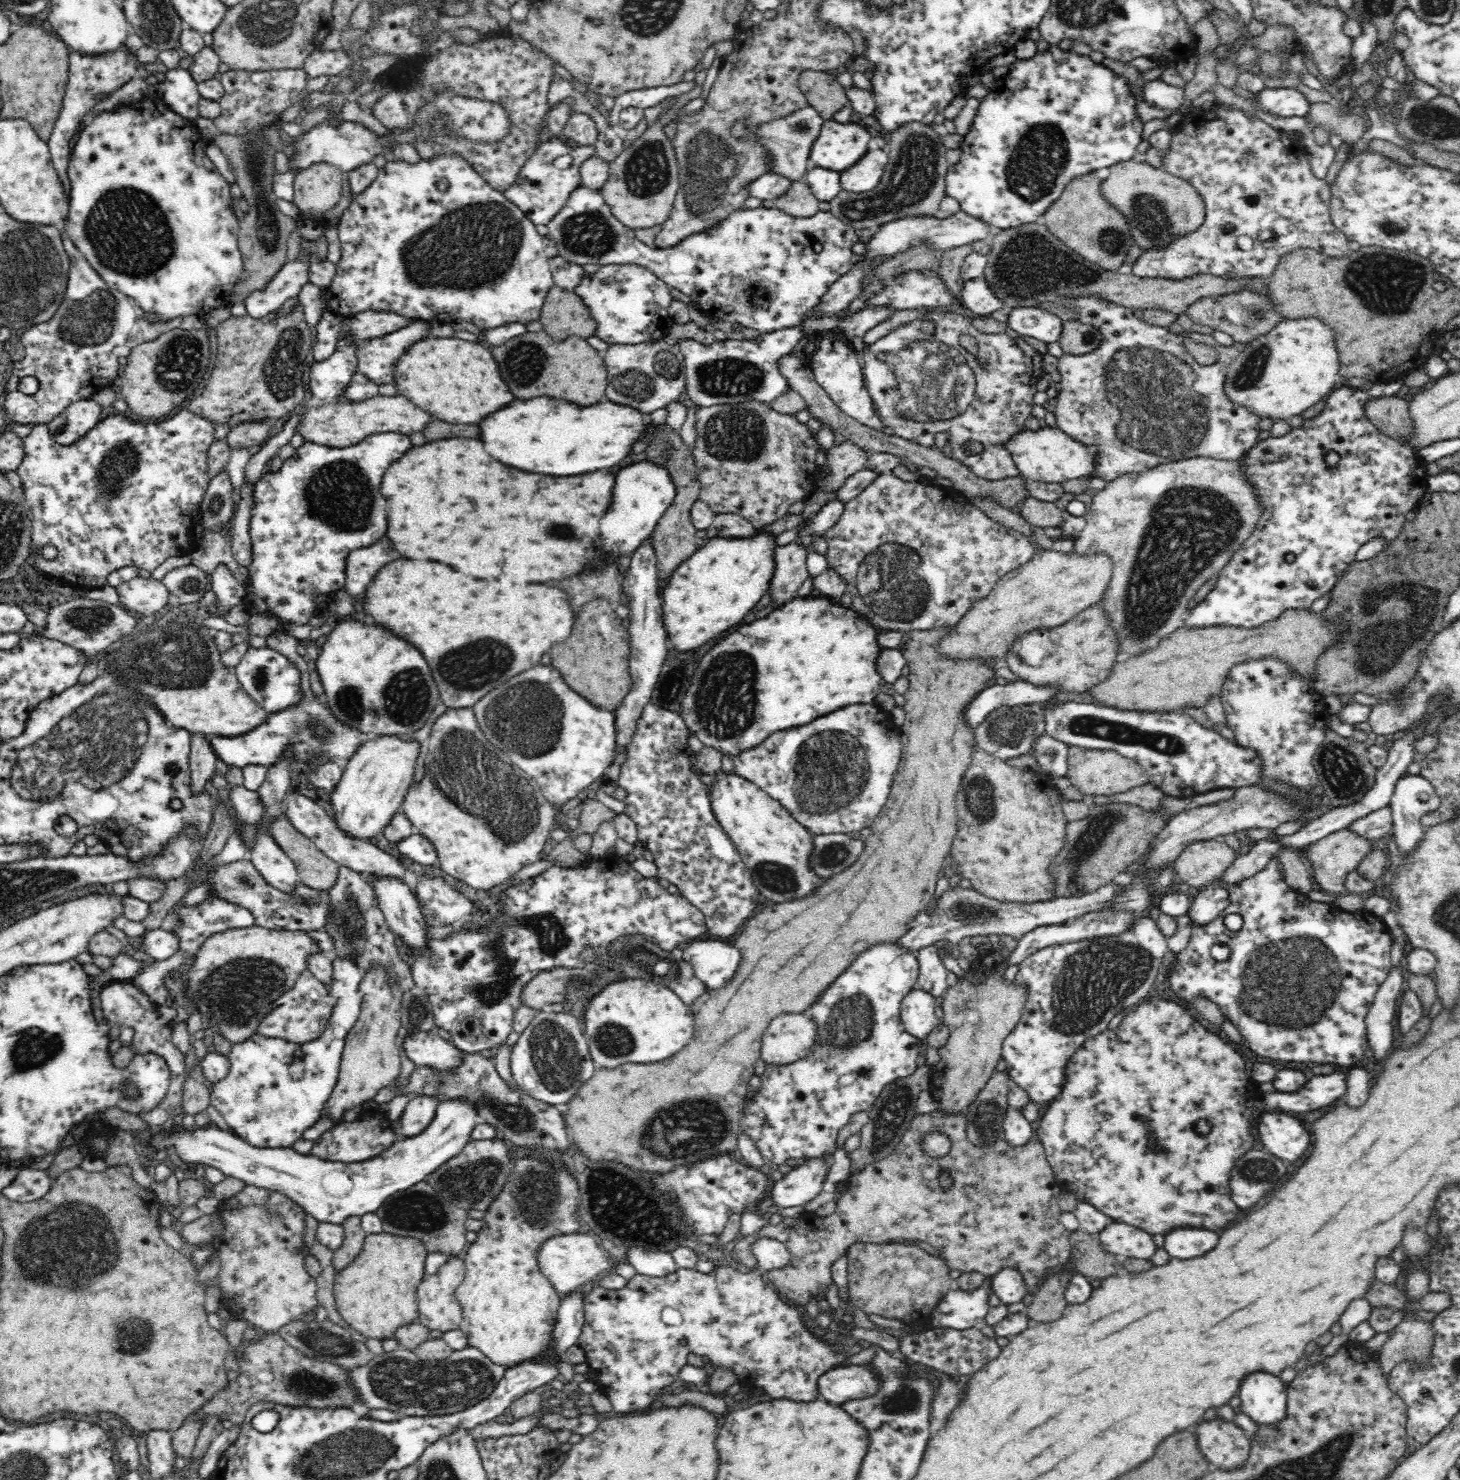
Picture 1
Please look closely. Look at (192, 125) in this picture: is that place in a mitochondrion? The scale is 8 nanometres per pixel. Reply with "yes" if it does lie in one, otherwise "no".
no

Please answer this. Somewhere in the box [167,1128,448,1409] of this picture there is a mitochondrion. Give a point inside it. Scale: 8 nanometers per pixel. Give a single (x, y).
(302, 1383)

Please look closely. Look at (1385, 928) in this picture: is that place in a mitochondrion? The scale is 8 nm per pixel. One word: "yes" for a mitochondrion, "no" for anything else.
no

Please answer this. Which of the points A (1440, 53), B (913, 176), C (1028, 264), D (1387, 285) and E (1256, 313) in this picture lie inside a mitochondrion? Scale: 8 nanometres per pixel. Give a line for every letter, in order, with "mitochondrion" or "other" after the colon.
A: other
B: mitochondrion
C: mitochondrion
D: mitochondrion
E: mitochondrion

